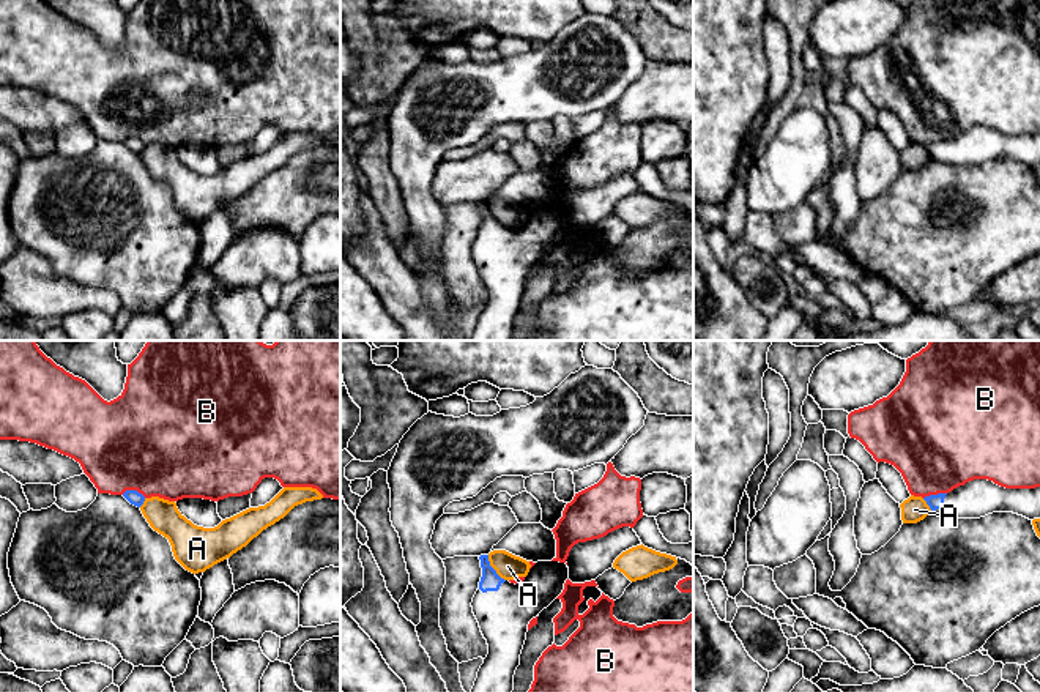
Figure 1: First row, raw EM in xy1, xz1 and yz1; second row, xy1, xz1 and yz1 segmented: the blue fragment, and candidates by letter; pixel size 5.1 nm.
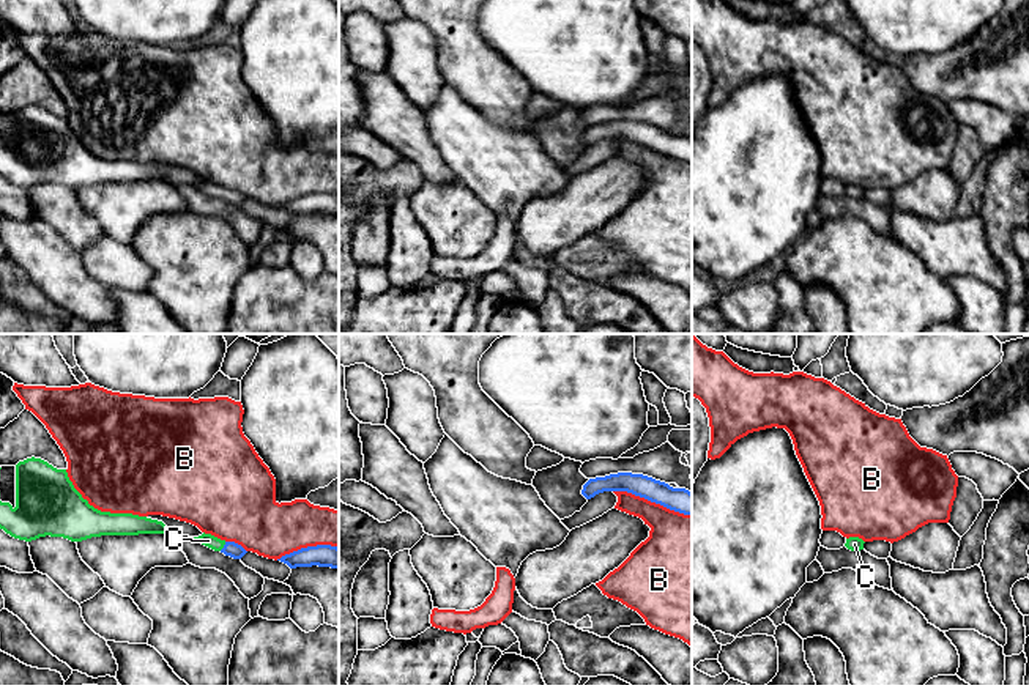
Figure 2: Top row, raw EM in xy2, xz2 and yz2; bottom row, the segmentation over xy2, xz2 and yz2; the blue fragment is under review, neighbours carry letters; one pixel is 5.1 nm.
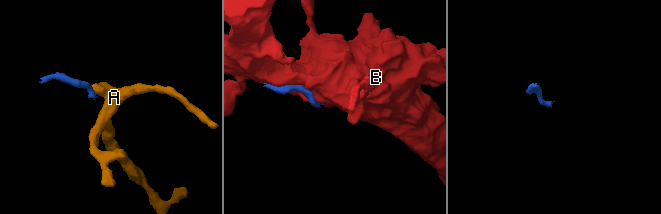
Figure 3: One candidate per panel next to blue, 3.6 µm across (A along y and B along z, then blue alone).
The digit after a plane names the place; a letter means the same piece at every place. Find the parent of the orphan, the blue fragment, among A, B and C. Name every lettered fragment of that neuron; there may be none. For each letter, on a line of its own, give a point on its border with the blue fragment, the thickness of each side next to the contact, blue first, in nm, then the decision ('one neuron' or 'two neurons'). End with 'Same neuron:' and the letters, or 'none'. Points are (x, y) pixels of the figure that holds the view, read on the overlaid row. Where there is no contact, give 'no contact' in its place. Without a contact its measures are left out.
A: xz1 (492, 568) | 100/140 nm | two neurons
B: xz2 (653, 501) | 130/300 nm | two neurons
C: xy2 (224, 547) | 80/70 nm | one neuron
Same neuron: C

